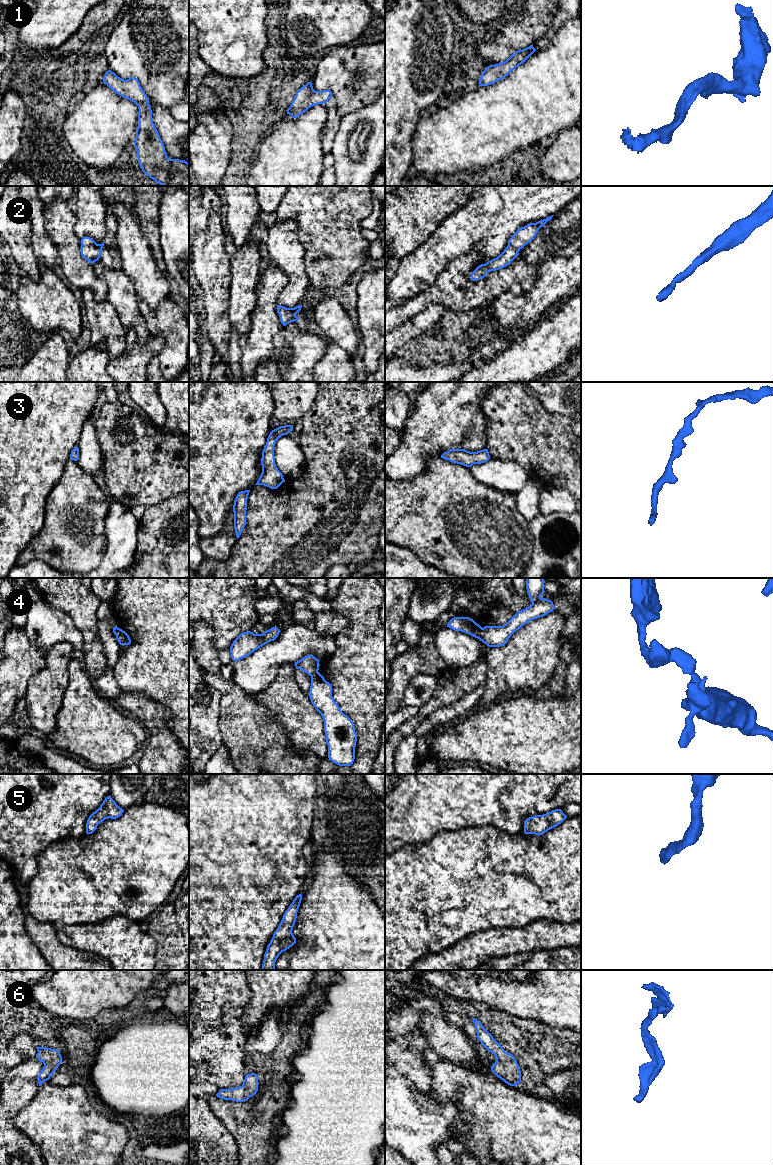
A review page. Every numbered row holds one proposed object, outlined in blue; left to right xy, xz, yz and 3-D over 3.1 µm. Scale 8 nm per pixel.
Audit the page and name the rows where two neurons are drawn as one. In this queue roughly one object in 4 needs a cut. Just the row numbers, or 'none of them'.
4

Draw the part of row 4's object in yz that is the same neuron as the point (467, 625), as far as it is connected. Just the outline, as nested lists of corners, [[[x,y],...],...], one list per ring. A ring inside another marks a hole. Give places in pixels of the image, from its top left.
[[[454,617],[448,622],[447,627],[475,638],[478,638],[482,631],[482,627],[469,617]]]

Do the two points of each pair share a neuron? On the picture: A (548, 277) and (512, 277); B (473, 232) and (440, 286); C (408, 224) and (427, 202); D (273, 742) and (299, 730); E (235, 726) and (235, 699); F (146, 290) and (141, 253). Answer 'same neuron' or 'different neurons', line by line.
A: different neurons
B: different neurons
C: same neuron
D: different neurons
E: same neuron
F: same neuron

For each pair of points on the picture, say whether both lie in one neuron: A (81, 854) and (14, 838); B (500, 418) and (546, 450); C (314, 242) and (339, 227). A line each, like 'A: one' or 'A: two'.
A: two
B: one
C: one

